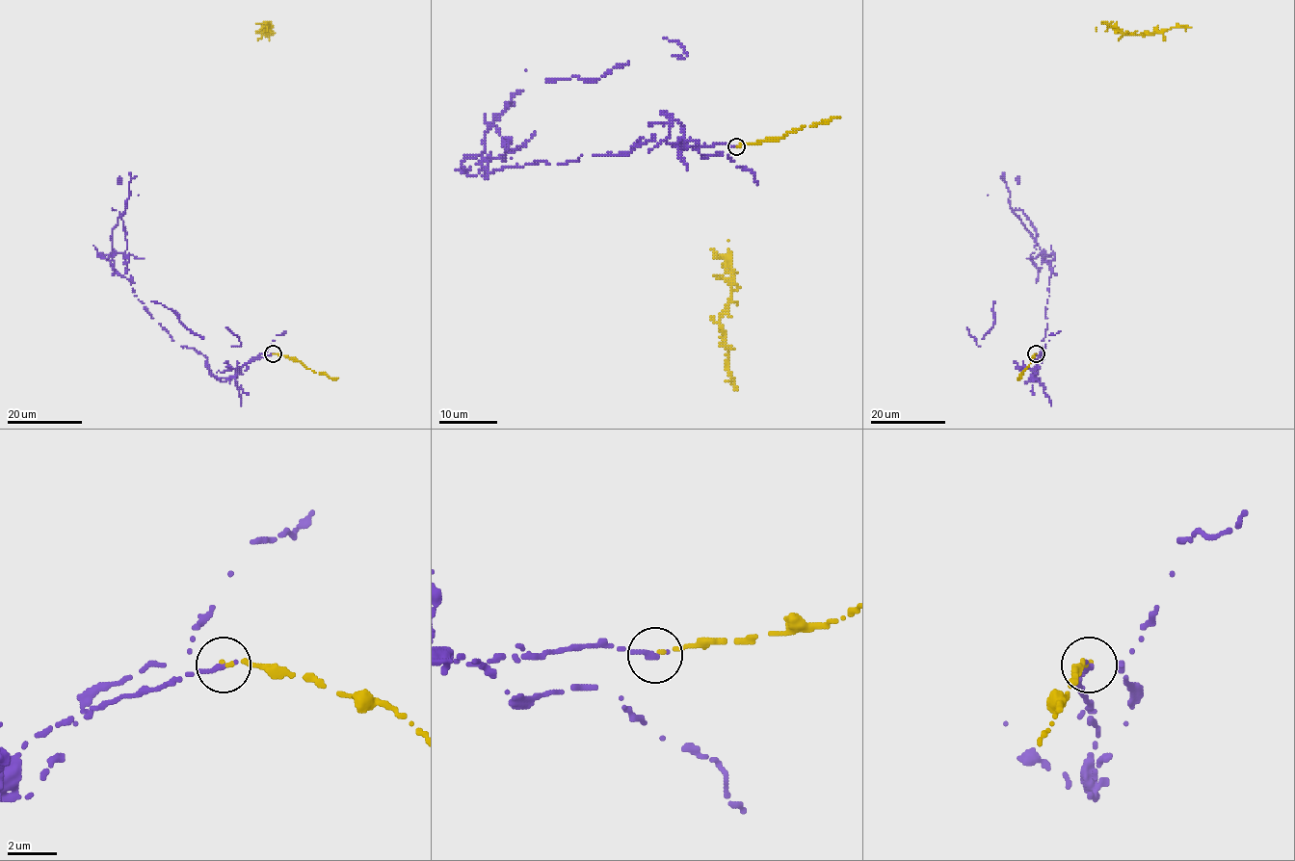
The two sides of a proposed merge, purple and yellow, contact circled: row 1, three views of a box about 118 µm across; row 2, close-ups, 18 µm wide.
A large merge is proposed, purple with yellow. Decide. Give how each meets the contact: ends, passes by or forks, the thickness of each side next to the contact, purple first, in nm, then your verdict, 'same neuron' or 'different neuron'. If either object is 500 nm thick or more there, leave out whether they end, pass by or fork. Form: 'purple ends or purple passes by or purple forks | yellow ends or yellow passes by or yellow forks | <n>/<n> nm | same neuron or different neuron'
purple ends | yellow ends | 240/150 nm | different neuron

